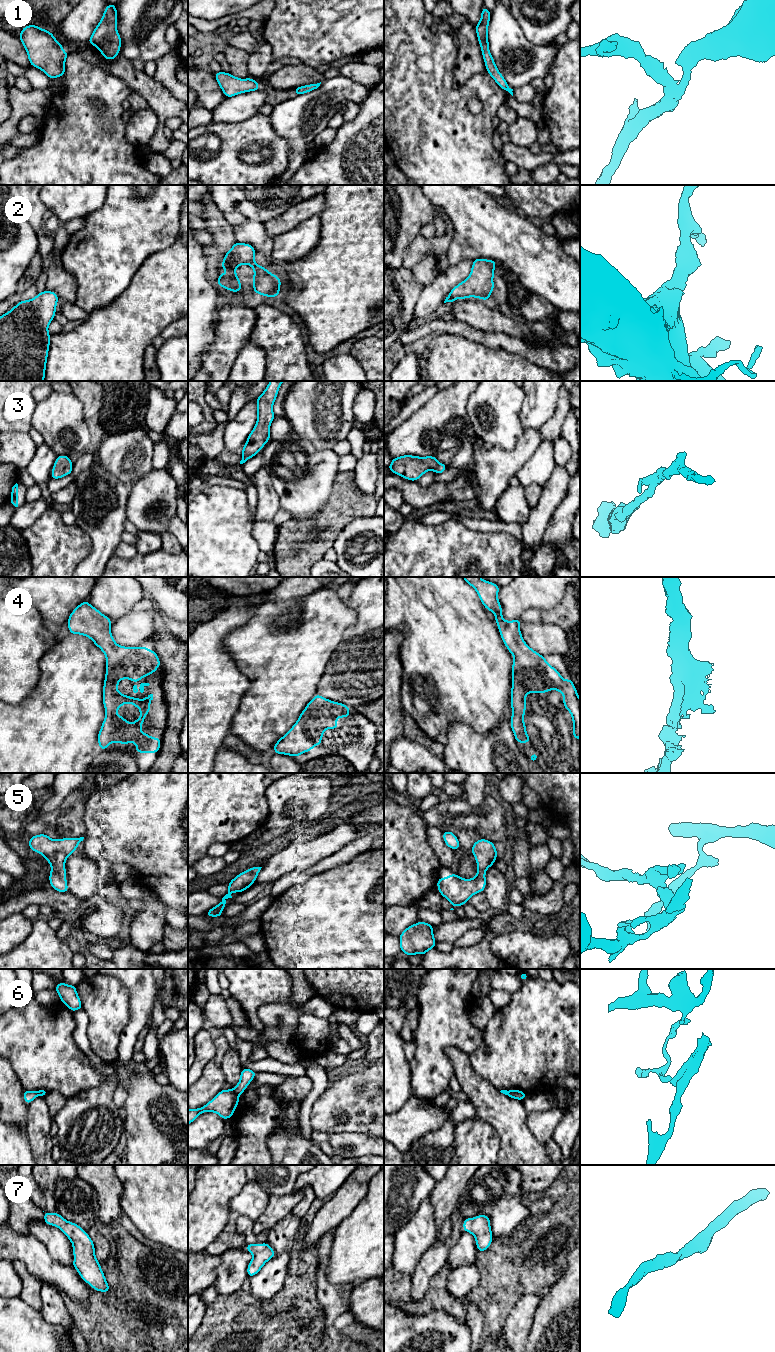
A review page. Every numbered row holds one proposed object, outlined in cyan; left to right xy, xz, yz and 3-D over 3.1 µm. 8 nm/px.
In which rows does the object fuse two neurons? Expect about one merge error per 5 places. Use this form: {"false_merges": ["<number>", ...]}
{"false_merges": ["6"]}

